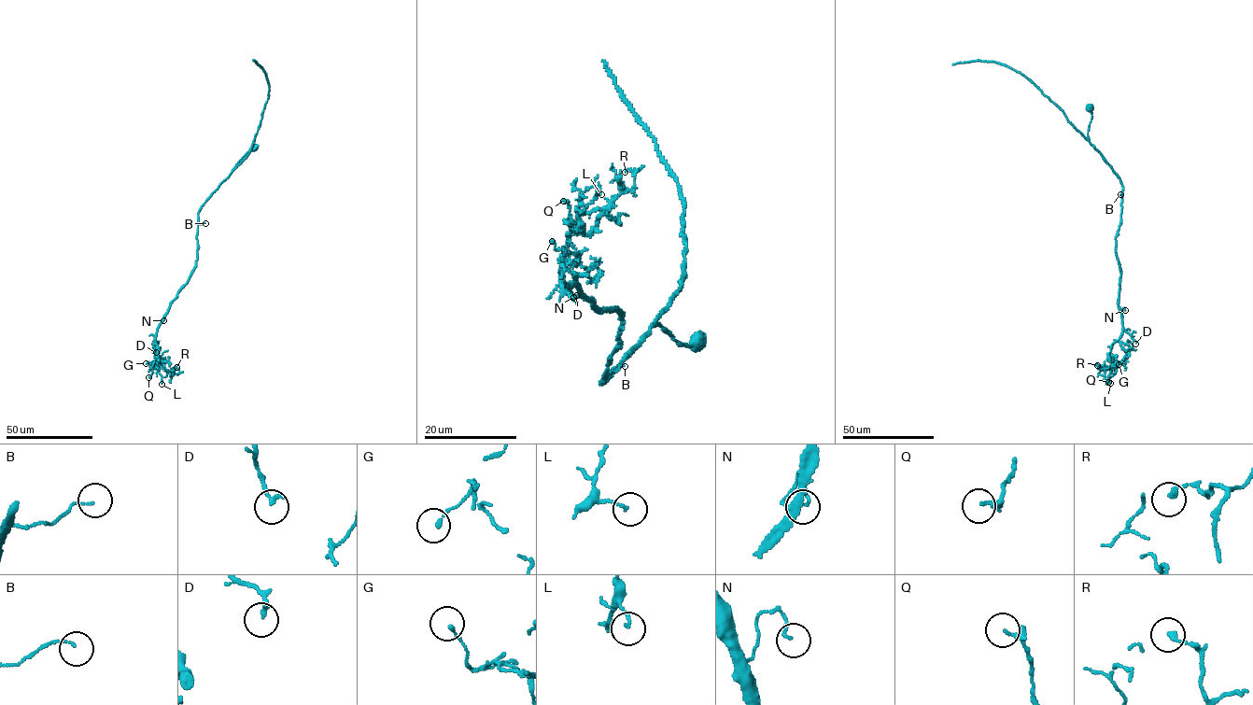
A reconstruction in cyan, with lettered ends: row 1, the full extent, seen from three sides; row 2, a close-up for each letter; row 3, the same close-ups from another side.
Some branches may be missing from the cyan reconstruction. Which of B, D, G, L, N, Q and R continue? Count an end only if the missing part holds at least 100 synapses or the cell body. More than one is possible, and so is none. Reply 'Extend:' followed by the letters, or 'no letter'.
Extend: no letter

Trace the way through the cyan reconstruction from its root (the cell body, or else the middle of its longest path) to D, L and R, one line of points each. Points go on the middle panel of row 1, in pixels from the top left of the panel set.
D: (696, 341), (683, 345), (654, 324), (601, 382), (624, 313), (600, 310), (576, 282), (561, 280), (576, 295)
L: (696, 341), (654, 324), (601, 382), (624, 313), (562, 280), (571, 229), (601, 194)
R: (696, 341), (654, 324), (601, 382), (624, 313), (562, 259), (625, 172)

